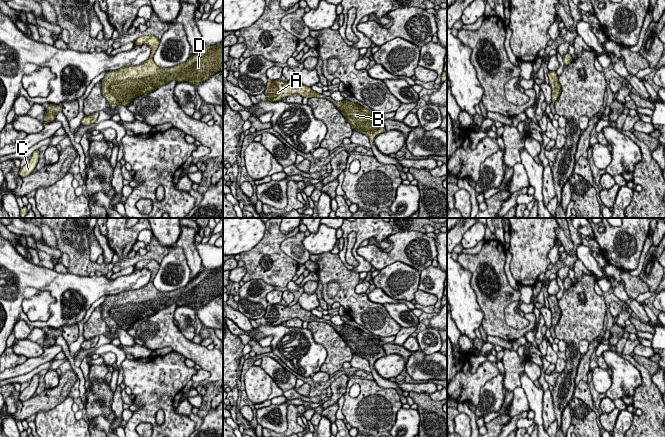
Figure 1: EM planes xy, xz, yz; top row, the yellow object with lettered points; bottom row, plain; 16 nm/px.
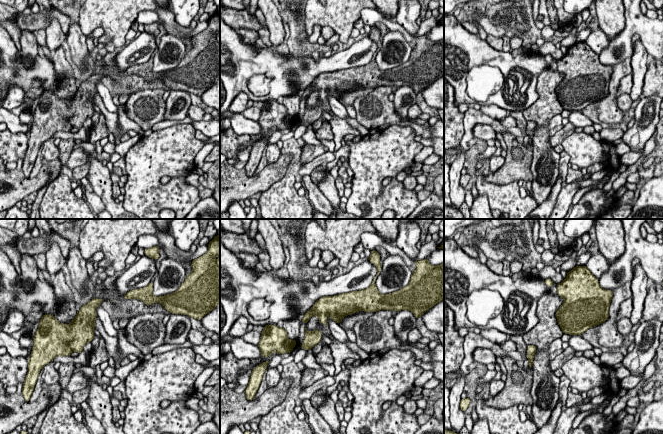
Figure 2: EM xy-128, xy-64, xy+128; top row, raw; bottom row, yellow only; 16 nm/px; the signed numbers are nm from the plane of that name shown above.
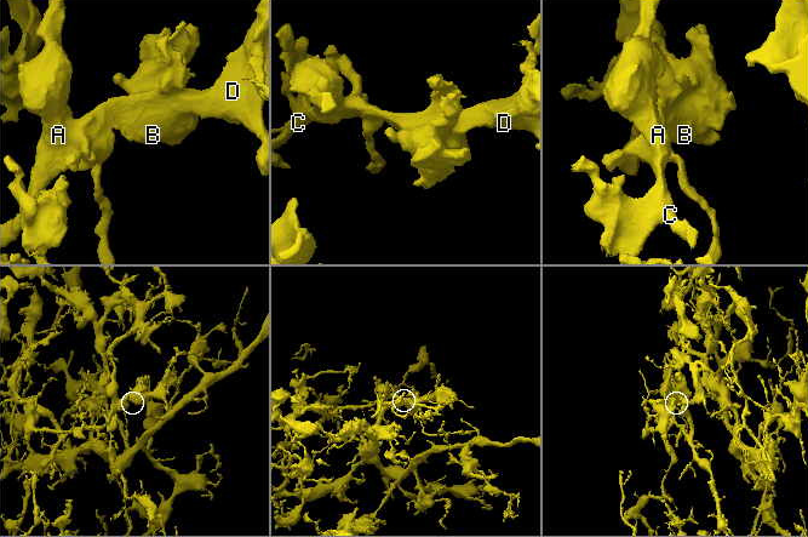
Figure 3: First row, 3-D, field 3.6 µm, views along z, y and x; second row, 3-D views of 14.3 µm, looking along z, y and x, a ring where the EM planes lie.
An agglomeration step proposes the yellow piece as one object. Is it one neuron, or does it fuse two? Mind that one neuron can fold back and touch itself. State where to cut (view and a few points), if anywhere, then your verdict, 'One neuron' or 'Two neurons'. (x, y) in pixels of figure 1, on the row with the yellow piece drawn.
No split. One neuron

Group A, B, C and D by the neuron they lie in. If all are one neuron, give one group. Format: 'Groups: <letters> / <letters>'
Groups: A B C D

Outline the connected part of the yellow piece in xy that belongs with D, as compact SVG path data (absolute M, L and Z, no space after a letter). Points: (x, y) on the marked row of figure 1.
M153 35L137 38L134 42L135 45L146 44L151 47L151 54L148 60L140 65L123 67L115 71L108 71L103 77L101 80L102 95L105 97L111 108L115 108L117 105L127 107L134 98L146 93L148 94L173 79L176 79L177 83L187 81L197 87L214 73L223 71L223 42L214 46L207 46L202 43L201 49L194 55L190 55L186 62L169 68L161 68L153 61L153 56L159 43L160 40Z

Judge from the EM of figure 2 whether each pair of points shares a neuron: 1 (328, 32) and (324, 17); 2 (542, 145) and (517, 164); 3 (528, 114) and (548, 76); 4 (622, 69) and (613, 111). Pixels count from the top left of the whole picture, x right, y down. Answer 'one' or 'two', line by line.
1: two
2: two
3: one
4: one

